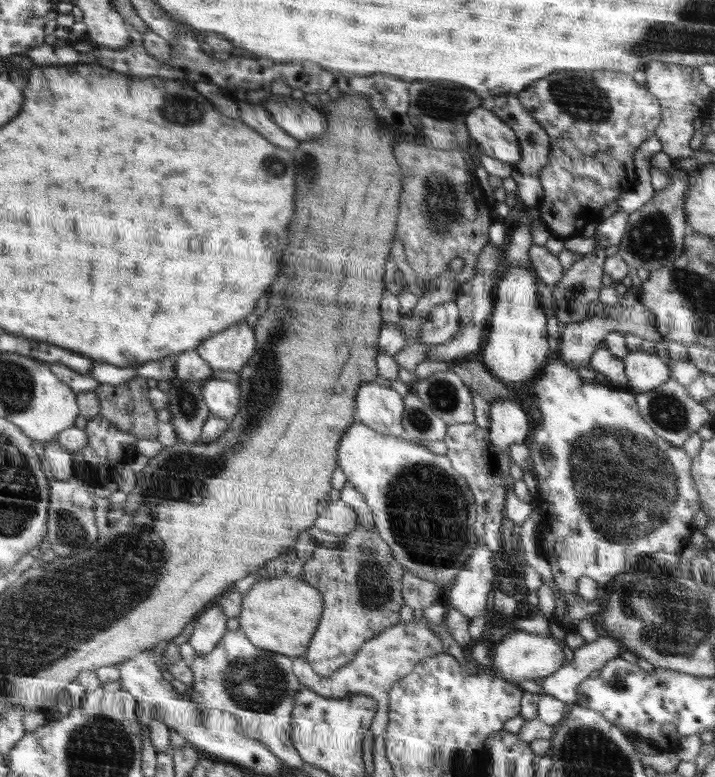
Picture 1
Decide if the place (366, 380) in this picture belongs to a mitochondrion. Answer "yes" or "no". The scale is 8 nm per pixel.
no

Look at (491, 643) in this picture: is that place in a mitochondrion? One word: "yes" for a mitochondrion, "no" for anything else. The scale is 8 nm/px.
no

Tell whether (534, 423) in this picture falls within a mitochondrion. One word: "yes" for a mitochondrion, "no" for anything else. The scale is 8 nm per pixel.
no

